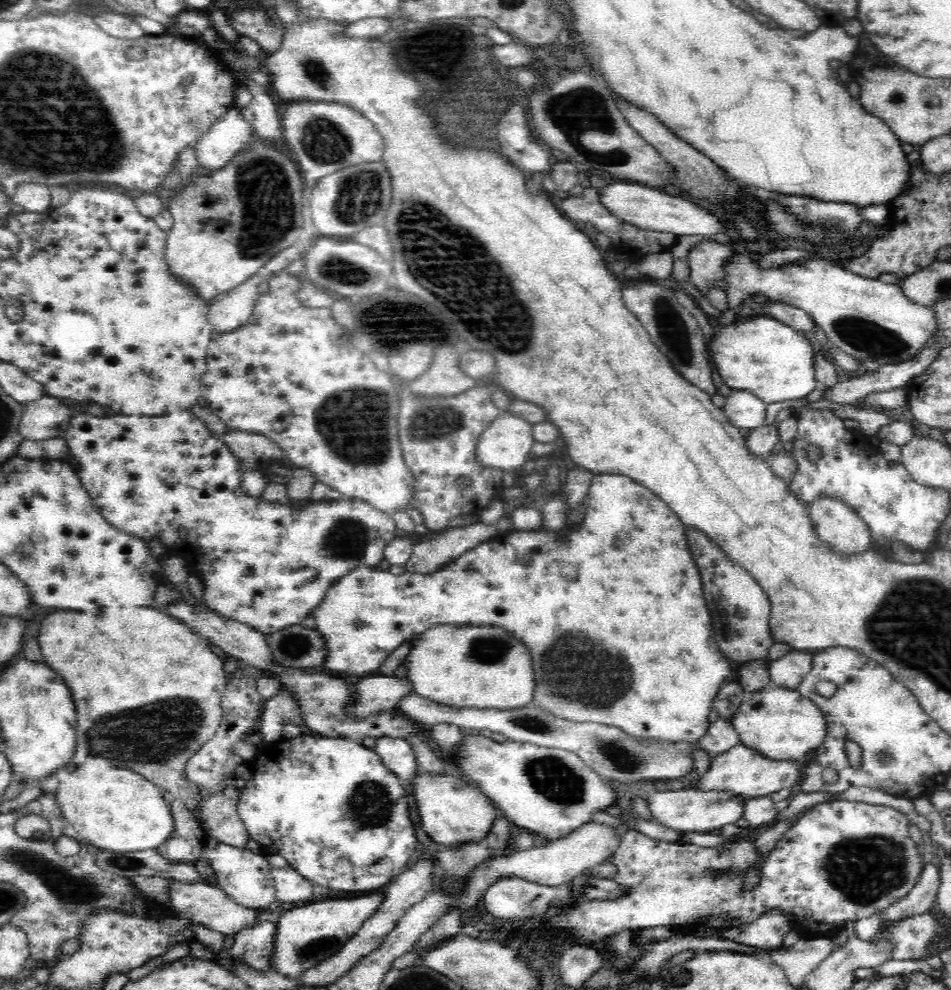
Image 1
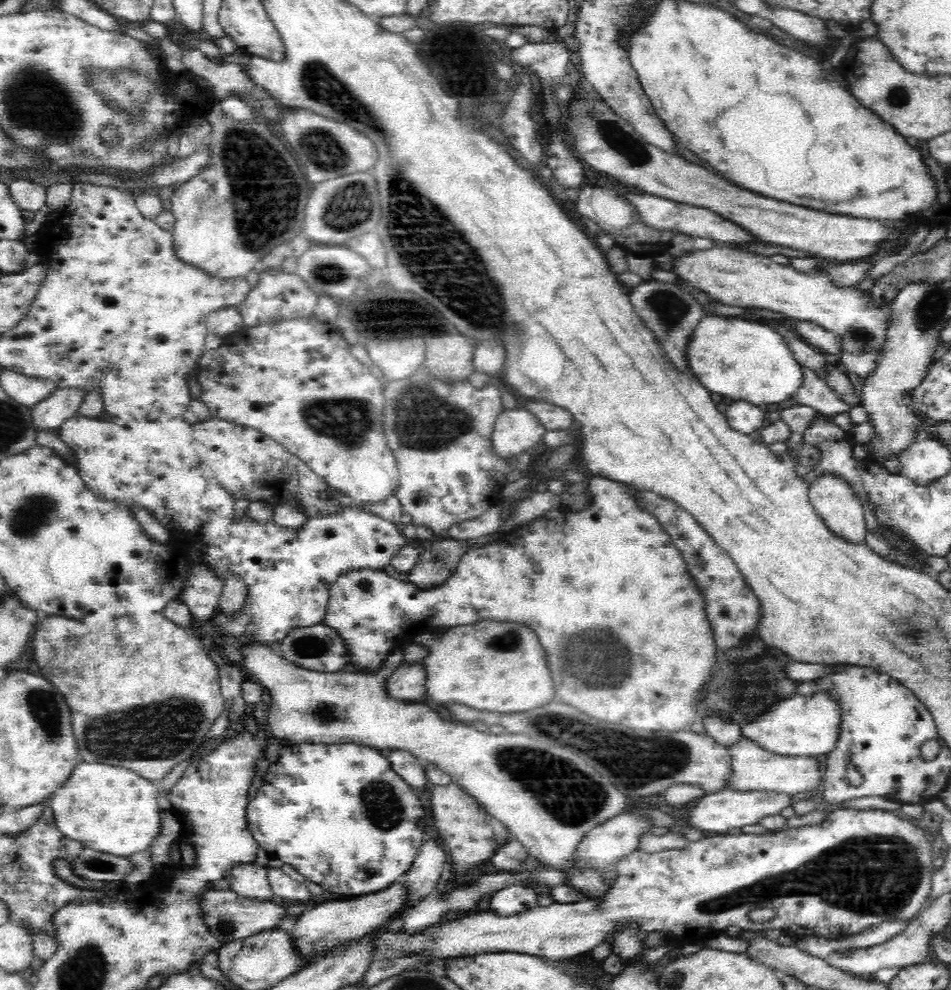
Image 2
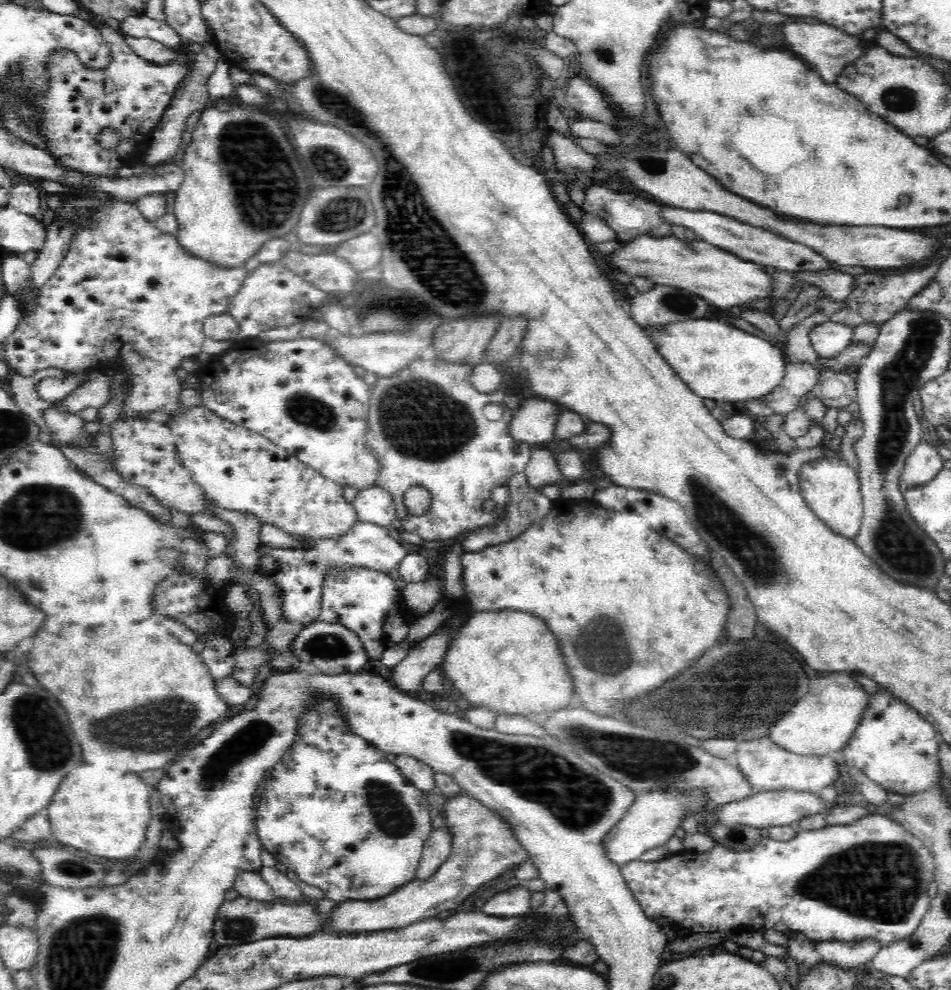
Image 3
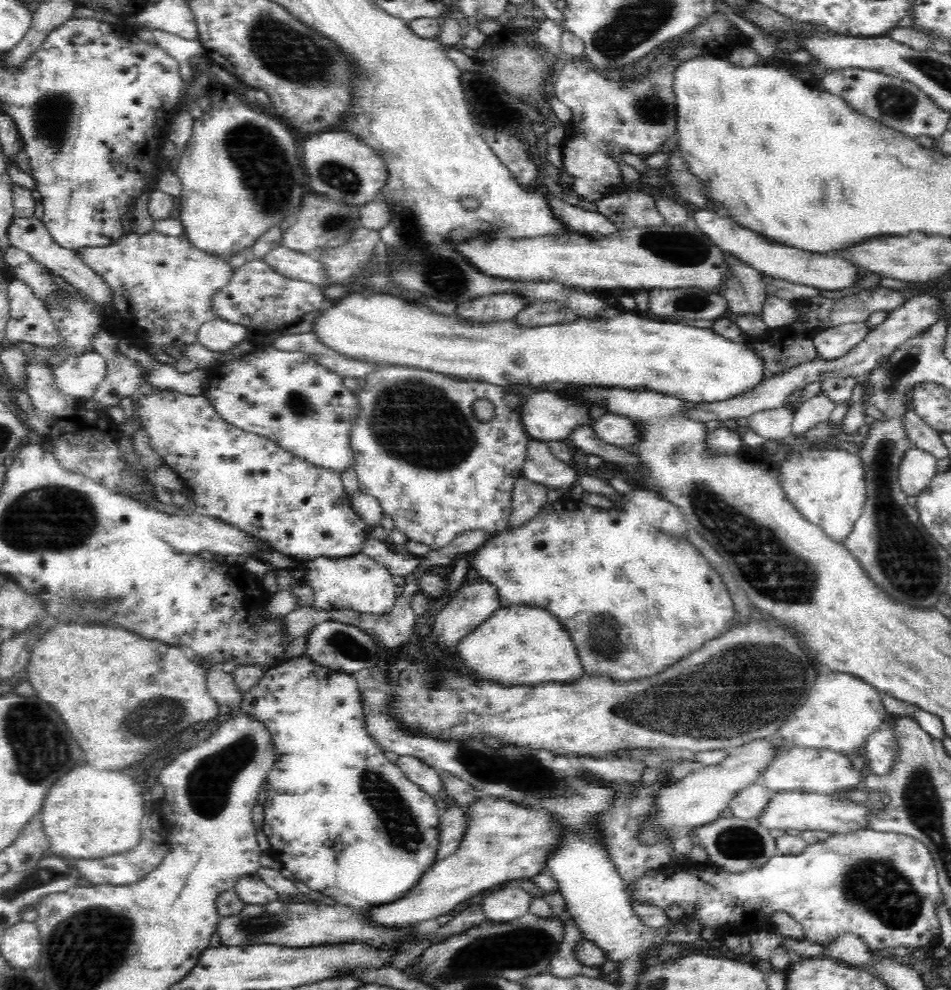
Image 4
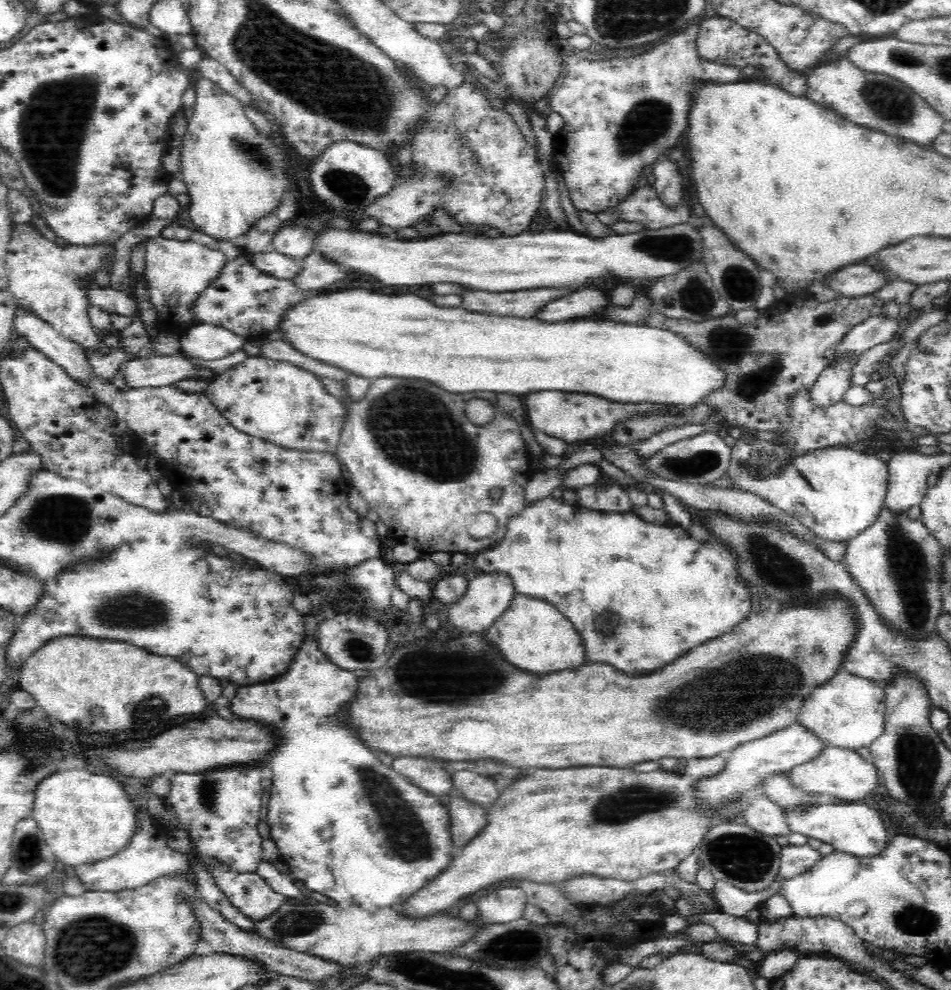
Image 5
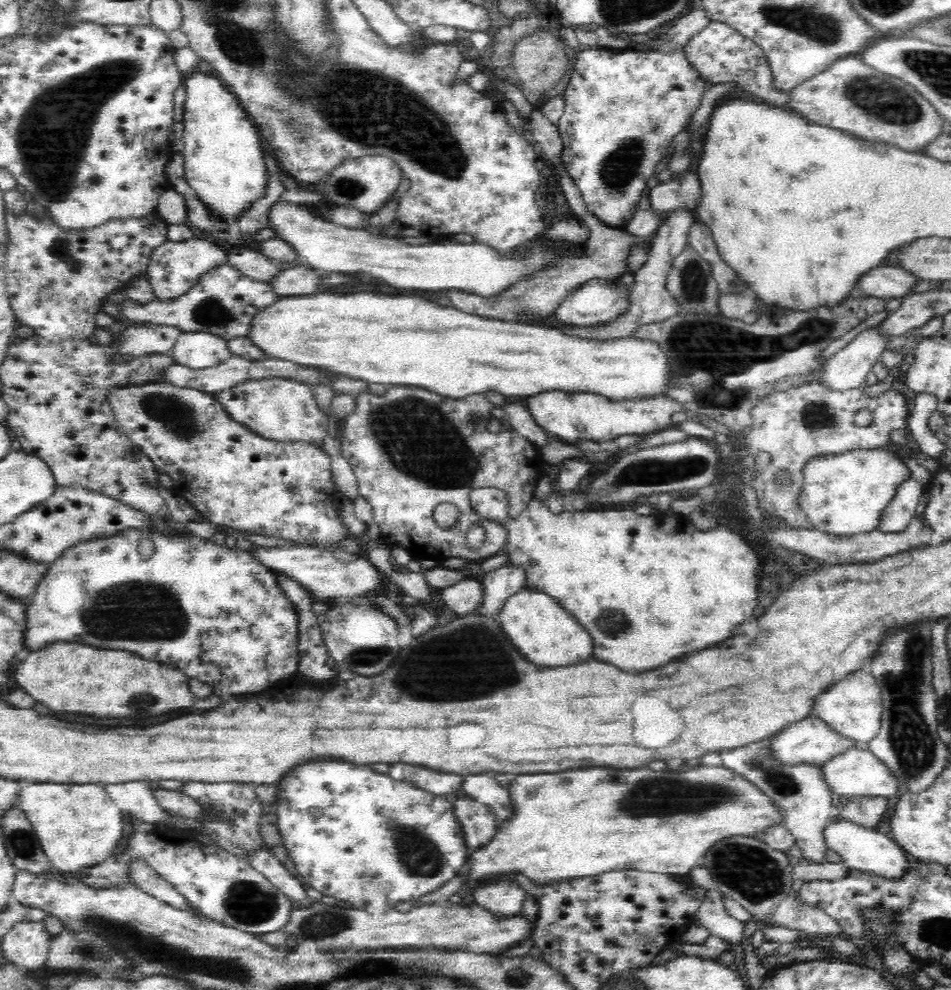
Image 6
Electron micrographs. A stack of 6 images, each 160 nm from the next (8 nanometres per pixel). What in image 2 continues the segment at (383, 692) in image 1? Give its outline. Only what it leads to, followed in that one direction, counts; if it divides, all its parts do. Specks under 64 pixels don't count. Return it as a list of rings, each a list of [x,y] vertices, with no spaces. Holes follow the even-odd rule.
[[[402,662],[386,681],[390,699],[417,701],[425,698],[426,671],[423,663],[409,665]]]

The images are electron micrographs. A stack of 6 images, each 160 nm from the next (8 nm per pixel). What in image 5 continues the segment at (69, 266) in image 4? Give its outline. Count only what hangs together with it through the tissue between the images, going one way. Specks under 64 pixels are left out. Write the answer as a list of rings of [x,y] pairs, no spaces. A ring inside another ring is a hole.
[[[96,281],[90,285],[87,294],[90,305],[96,306],[109,313],[121,314],[122,316],[134,316],[138,305],[126,291],[114,290],[110,286],[99,286]]]

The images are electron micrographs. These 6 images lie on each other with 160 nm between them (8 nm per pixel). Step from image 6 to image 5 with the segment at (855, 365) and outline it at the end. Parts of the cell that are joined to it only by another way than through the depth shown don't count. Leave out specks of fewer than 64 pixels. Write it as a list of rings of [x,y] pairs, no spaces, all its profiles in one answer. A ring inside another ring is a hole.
[[[844,356],[836,366],[826,368],[818,376],[810,389],[810,398],[817,406],[826,407],[840,402],[850,388],[850,373],[859,356]]]

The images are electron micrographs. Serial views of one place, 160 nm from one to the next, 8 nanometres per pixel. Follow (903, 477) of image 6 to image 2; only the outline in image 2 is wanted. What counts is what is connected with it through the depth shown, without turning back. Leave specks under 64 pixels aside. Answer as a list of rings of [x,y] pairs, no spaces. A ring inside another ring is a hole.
[[[822,474],[815,479],[809,486],[809,501],[814,507],[826,526],[834,535],[845,539],[846,542],[854,542],[864,545],[866,538],[866,520],[864,519],[864,510],[858,496],[854,495],[854,490],[850,484],[846,483],[841,475]]]

